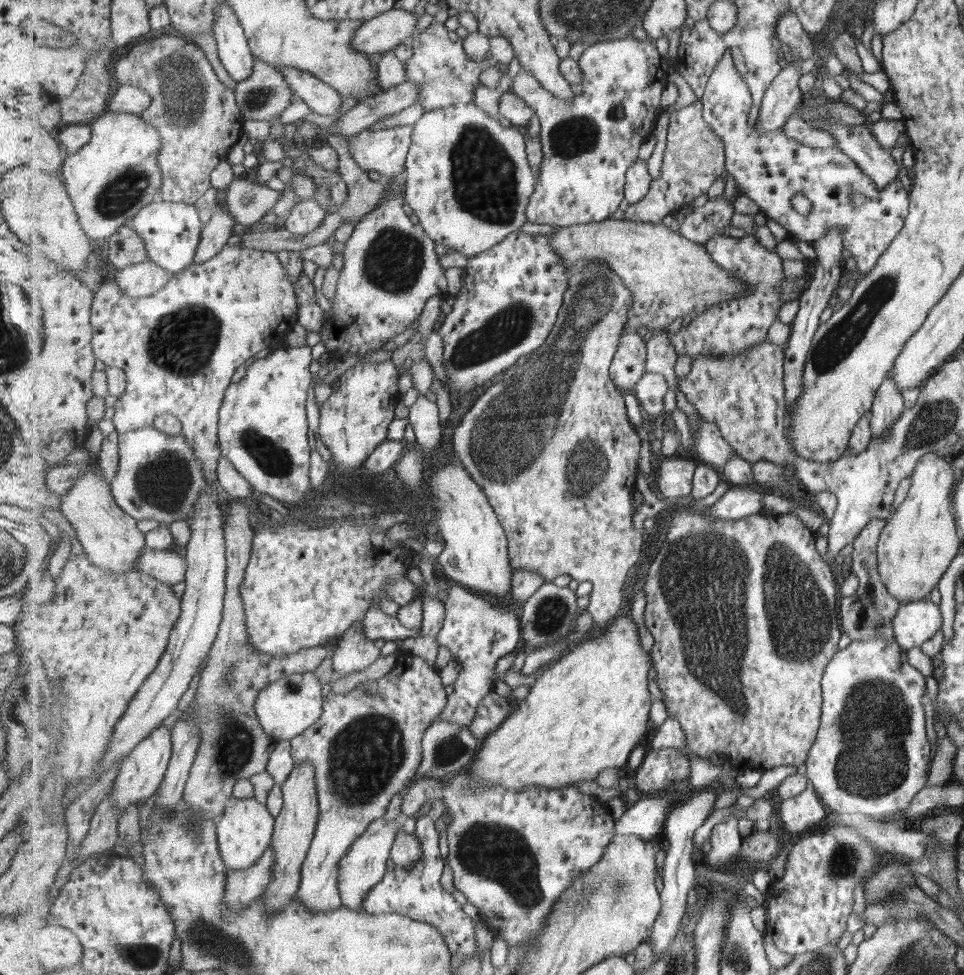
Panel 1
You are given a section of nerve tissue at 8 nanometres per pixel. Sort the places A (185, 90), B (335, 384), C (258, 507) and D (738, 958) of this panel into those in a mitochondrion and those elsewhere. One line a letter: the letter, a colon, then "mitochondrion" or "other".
A: mitochondrion
B: other
C: other
D: mitochondrion

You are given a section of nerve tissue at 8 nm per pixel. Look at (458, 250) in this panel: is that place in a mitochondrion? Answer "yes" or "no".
no

